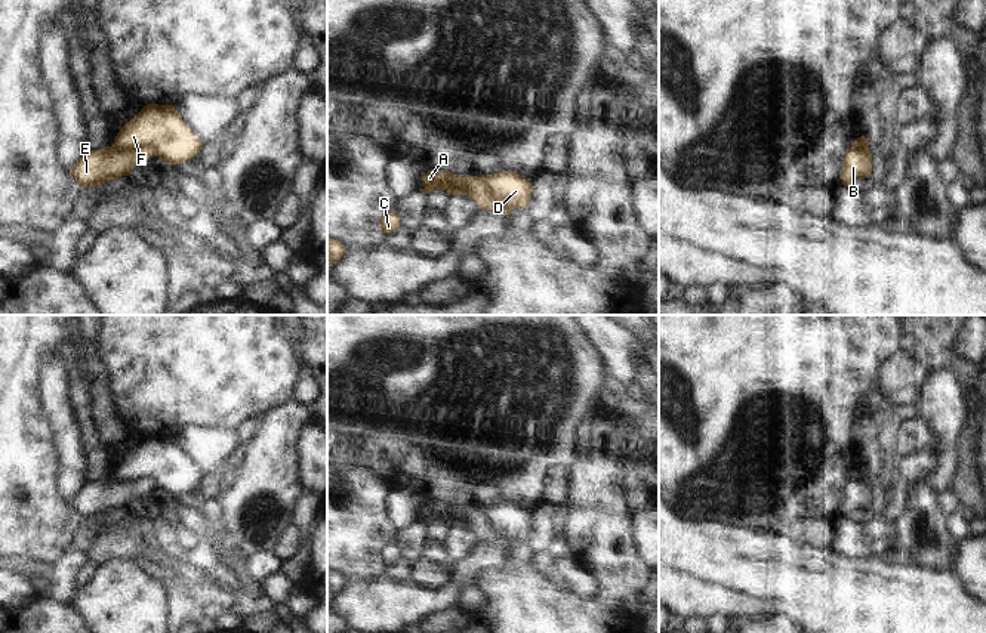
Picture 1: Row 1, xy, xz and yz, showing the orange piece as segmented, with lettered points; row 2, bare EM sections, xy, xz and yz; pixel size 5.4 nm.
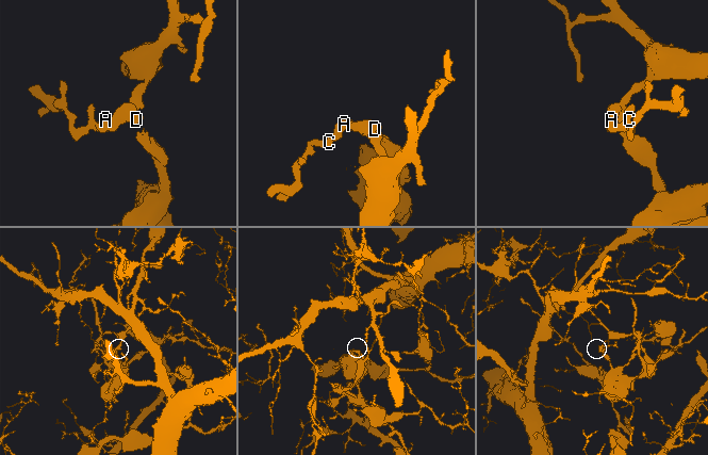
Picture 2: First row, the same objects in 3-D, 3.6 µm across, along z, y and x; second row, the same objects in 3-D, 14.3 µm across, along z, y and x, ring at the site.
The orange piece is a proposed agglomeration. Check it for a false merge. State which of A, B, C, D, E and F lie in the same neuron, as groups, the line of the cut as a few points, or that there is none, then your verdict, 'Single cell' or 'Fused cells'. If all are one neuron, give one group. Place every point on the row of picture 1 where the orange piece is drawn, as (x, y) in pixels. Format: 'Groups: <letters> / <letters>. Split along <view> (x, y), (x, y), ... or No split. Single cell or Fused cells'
Groups: A B C E / D F. Split along xz (468, 185), (480, 187), (511, 210). Fused cells.

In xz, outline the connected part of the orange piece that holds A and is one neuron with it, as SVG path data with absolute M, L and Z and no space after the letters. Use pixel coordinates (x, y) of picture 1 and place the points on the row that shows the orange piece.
M423 172L420 180L425 182L425 188L419 191L428 194L434 189L443 189L447 192L450 185L460 185L465 179L450 172Z

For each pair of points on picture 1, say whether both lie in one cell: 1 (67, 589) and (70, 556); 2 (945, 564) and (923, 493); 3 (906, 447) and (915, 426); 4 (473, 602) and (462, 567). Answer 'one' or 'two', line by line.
1: one
2: one
3: one
4: two

